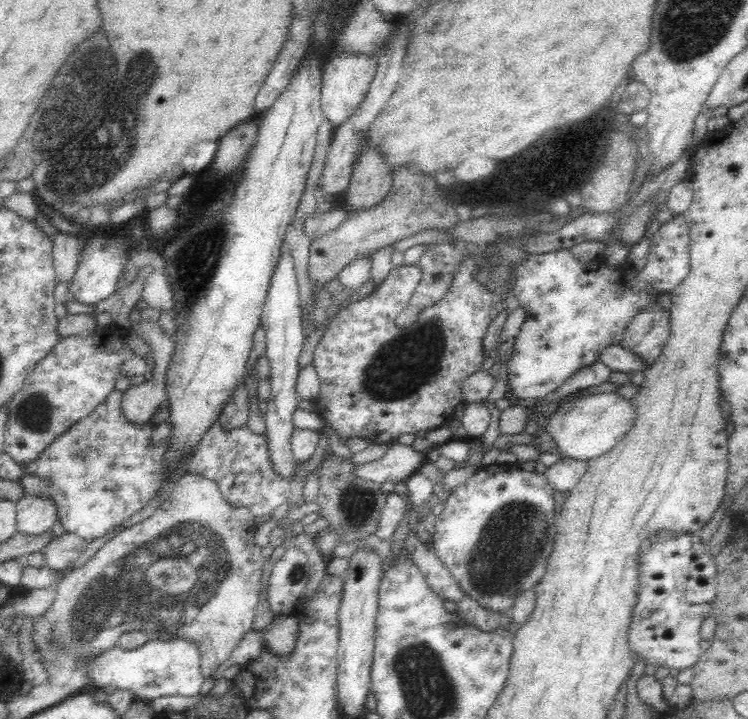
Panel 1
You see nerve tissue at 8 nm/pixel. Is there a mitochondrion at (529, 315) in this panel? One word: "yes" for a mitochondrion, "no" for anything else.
no

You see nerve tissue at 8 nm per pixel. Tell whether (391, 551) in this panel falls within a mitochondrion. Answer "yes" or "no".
no

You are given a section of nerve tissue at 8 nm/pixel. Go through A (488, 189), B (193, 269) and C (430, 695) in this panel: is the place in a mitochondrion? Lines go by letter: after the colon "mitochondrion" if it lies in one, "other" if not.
A: other
B: mitochondrion
C: mitochondrion

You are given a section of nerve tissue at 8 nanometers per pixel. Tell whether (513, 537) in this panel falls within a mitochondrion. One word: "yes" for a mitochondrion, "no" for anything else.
yes

